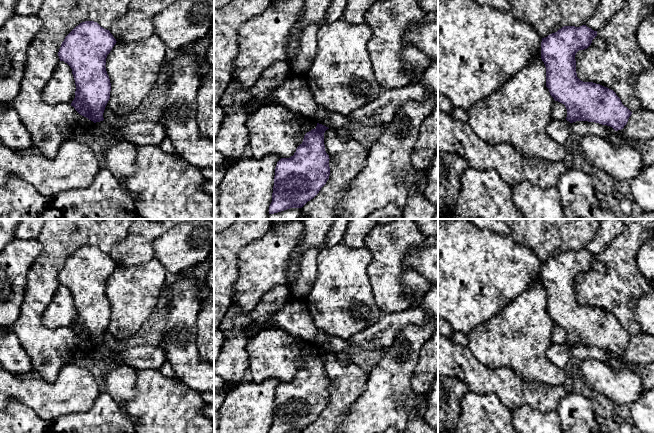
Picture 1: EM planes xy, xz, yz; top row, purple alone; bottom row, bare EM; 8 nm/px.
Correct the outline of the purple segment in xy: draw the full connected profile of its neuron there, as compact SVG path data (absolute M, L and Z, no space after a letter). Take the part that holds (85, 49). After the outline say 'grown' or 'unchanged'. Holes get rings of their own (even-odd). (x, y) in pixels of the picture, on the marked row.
M85 21L64 39L58 52L60 61L72 69L75 98L71 106L94 123L103 121L110 99L111 83L106 71L106 58L116 39L97 22Z; unchanged

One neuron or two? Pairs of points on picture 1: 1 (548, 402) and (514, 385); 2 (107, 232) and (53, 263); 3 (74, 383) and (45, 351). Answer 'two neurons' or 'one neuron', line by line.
1: one neuron
2: one neuron
3: two neurons

